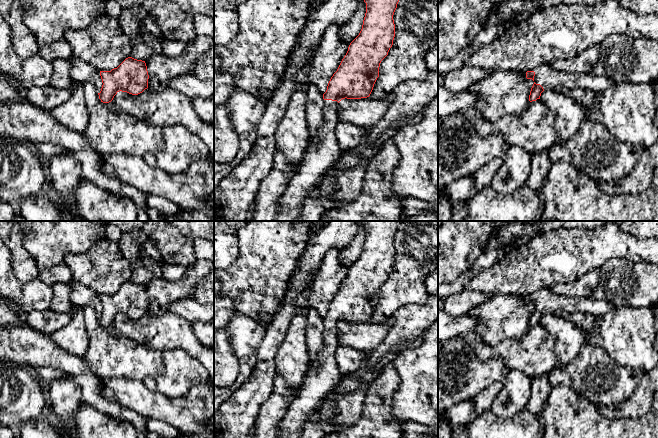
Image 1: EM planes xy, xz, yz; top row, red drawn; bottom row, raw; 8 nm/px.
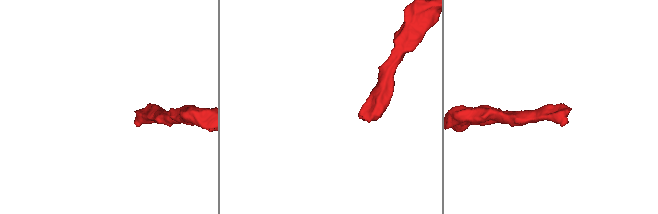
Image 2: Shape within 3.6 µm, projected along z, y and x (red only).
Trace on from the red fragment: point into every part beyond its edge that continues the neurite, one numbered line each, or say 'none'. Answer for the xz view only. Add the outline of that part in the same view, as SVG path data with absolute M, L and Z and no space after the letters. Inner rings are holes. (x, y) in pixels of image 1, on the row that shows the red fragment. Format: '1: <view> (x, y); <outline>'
1: xz (321, 153); M324 100L323 123L316 137L309 137L300 167L279 200L274 221L297 221L303 200L341 155L342 150L335 138L338 104L337 101Z

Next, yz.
1: yz (551, 80); M544 64L535 68L534 82L540 84L546 91L560 92L562 88L585 90L600 93L615 83L603 76L595 76L591 73L576 75L567 72L555 71L551 65Z

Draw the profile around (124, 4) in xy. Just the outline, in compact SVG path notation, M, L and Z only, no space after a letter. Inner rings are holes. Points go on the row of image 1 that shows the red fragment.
M111 0L111 1L117 2L122 7L122 9L130 8L143 2L143 0Z

